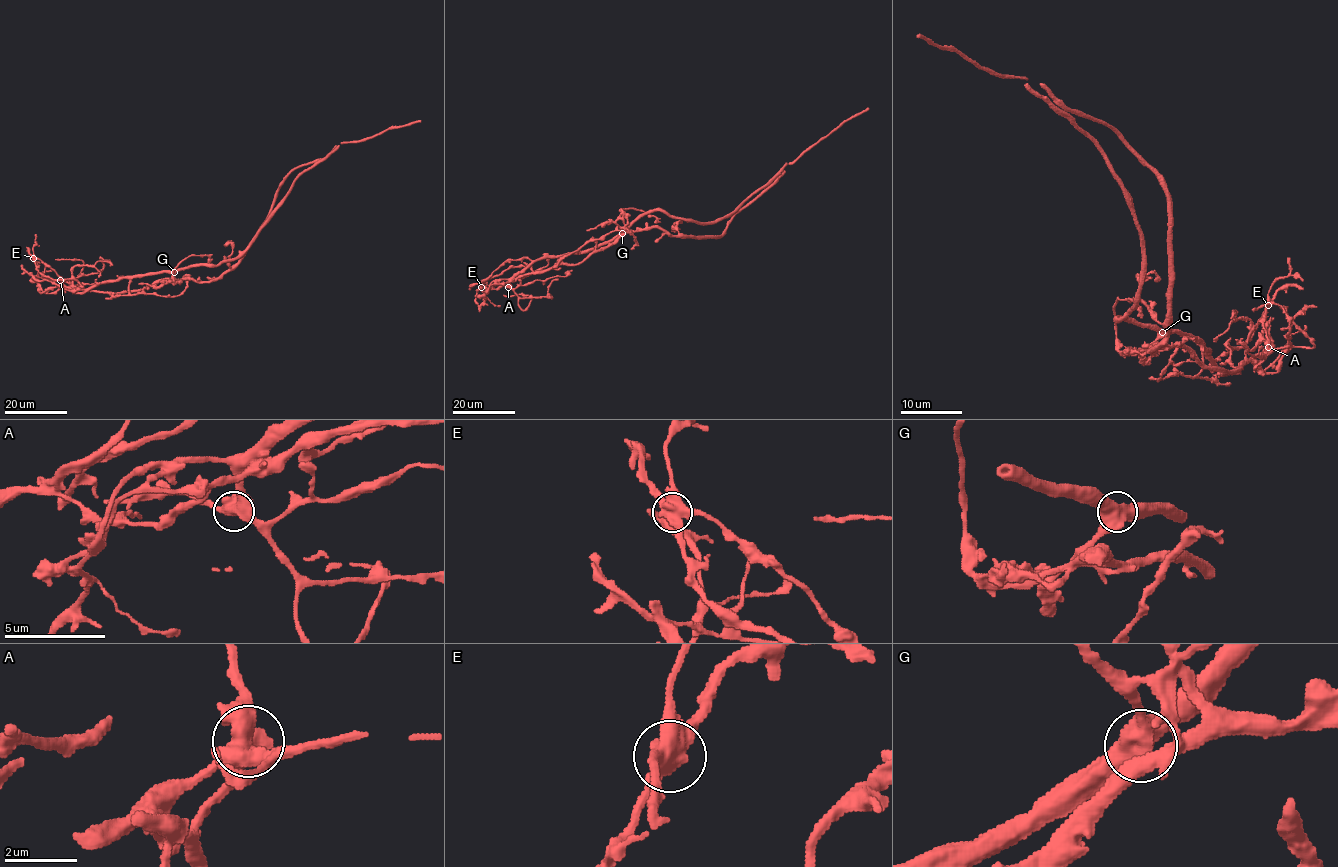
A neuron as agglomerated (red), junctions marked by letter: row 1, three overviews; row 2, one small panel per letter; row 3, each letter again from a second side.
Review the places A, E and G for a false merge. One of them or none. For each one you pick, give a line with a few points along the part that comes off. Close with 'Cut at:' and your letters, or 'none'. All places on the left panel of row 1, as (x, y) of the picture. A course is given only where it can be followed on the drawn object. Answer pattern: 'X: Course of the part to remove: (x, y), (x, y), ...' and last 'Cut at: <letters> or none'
E: Course of the part to remove: (34, 258), (39, 272), (74, 279), (86, 291), (212, 281), (239, 261), (280, 183), (336, 146)
Cut at: E

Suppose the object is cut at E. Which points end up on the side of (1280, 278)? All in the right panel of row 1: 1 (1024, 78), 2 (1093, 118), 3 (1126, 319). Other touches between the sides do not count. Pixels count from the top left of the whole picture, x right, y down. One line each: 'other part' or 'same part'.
1: same part
2: other part
3: same part

